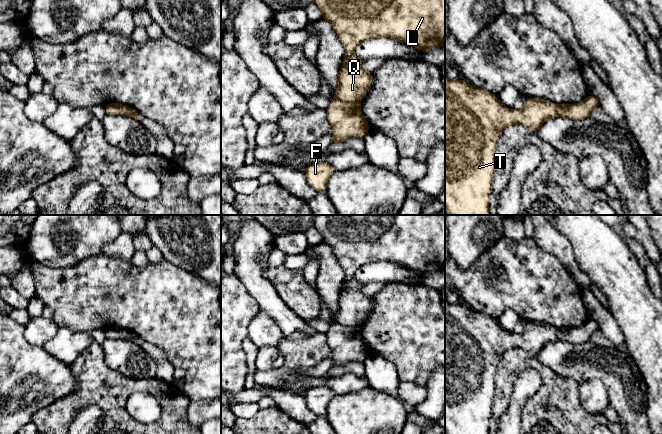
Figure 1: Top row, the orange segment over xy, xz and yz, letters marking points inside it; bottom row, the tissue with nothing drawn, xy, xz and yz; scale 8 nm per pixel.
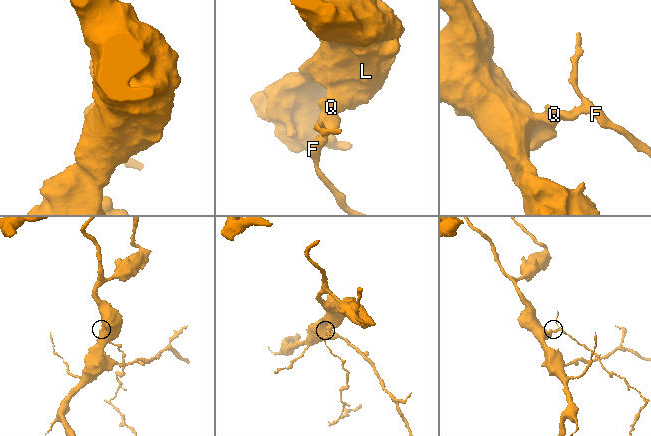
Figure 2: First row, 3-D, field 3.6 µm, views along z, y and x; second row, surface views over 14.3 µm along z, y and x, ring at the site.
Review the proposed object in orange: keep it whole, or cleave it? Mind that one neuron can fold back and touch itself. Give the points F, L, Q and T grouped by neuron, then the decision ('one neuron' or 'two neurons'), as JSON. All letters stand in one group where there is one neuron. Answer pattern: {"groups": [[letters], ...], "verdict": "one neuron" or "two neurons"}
{"groups": [["F"], ["L", "Q", "T"]], "verdict": "two neurons"}

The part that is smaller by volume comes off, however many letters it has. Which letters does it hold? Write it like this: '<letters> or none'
F

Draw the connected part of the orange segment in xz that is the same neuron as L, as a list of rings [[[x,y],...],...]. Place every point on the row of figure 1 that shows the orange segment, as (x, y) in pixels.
[[[312,0],[322,11],[322,18],[332,24],[345,47],[344,65],[338,74],[335,98],[359,103],[372,86],[372,72],[361,68],[363,60],[354,55],[356,47],[375,38],[392,38],[423,52],[445,45],[445,0]]]

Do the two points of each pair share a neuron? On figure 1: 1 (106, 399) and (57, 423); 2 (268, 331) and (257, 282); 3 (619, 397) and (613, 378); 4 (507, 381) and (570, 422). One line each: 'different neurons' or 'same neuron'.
1: same neuron
2: different neurons
3: same neuron
4: same neuron

